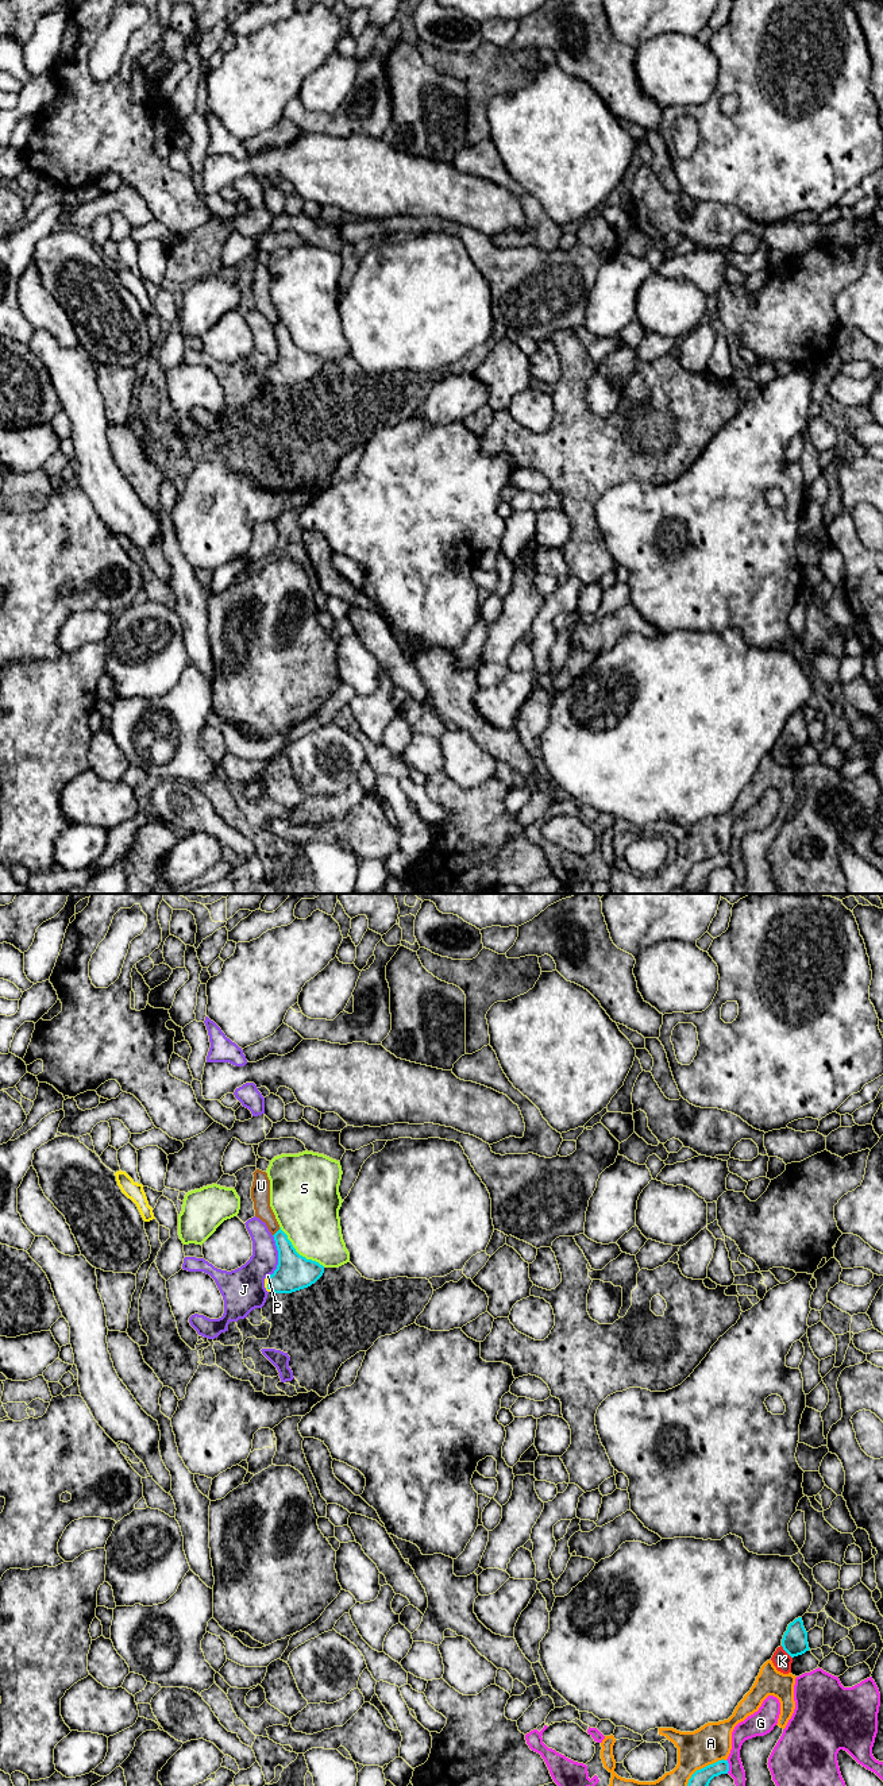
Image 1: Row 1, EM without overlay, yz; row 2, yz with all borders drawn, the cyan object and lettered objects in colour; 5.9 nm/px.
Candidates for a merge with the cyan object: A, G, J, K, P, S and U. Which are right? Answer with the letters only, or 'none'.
P

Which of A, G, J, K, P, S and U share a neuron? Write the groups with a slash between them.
A / G / J / K / P / S / U

